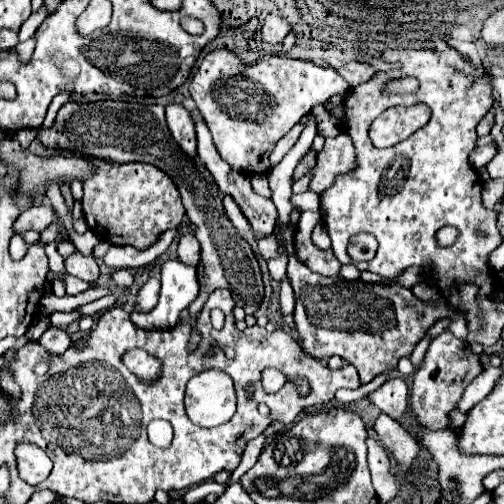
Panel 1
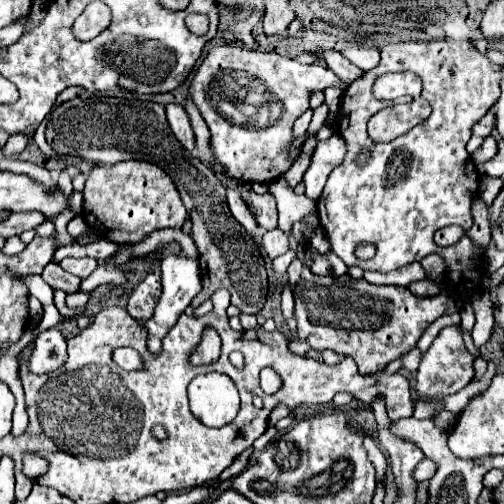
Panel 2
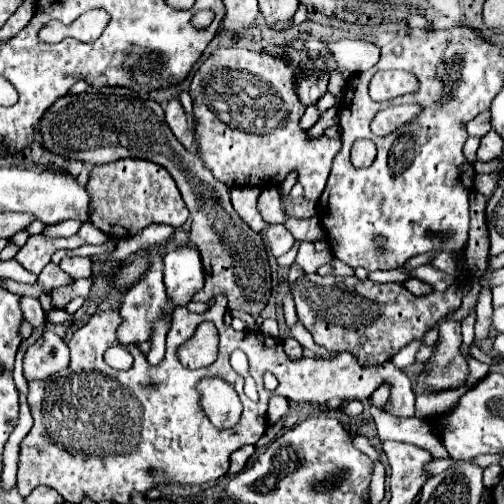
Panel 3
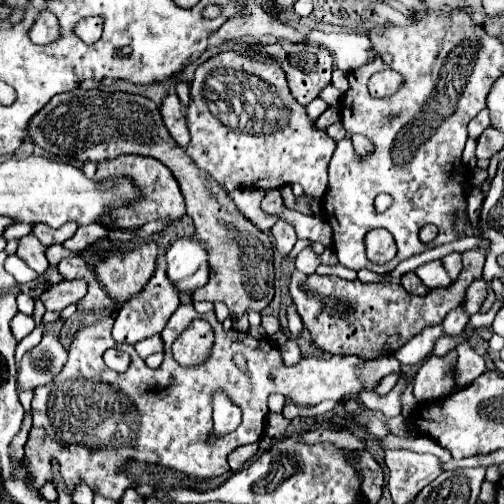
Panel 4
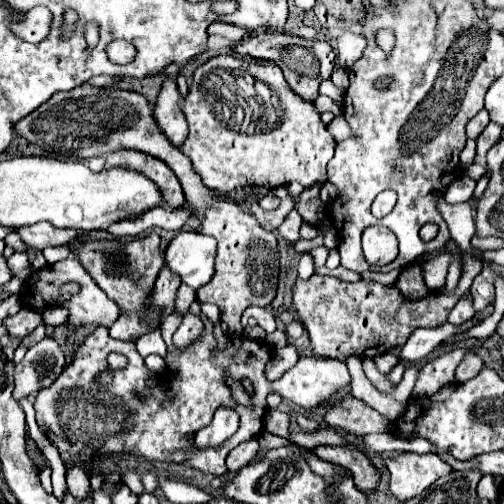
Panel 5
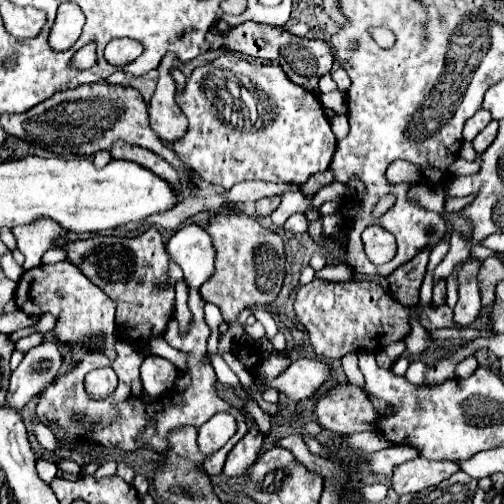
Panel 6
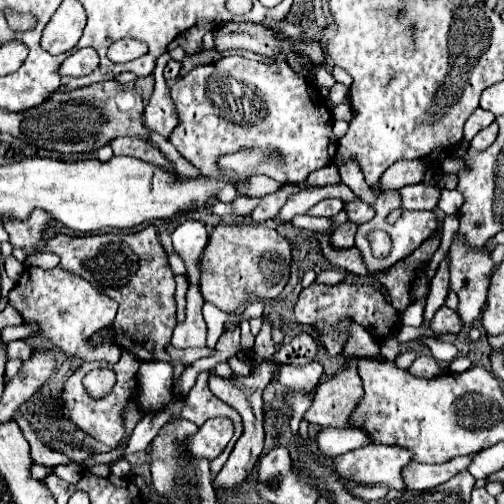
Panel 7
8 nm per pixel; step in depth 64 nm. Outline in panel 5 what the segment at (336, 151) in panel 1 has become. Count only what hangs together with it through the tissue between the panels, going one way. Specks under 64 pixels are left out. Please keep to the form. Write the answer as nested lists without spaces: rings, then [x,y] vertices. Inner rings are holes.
[[[222,54],[208,60],[196,68],[182,110],[190,124],[190,134],[180,150],[192,160],[194,170],[208,188],[228,194],[246,182],[270,188],[286,186],[290,182],[300,182],[302,186],[326,182],[326,164],[334,156],[336,142],[322,124],[314,104],[310,100],[300,100],[300,96],[288,88],[280,66],[274,62],[248,62],[240,68],[240,58],[234,54]],[[240,108],[242,112],[248,110],[250,118],[240,118]]]

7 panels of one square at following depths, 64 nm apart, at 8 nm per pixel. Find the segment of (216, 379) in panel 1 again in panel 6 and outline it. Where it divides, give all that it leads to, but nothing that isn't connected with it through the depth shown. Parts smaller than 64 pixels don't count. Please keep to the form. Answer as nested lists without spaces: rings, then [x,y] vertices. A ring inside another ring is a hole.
[[[216,414],[198,430],[198,448],[202,454],[210,456],[218,452],[236,432],[236,420],[232,414]]]

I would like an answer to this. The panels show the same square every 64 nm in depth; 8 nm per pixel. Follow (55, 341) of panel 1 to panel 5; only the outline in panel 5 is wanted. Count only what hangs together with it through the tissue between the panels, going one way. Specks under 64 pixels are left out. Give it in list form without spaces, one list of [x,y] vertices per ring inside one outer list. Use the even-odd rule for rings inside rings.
[[[50,336],[32,346],[14,368],[14,400],[20,402],[22,398],[38,394],[42,388],[50,386],[64,370],[64,364],[64,352]]]

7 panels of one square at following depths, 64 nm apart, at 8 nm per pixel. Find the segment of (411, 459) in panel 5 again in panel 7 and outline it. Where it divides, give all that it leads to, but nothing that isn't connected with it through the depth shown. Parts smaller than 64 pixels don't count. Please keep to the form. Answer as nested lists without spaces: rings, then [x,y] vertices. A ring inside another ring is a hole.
[[[460,456],[460,458],[452,458],[444,464],[420,464],[420,462],[410,462],[404,470],[402,470],[402,478],[408,486],[408,490],[426,490],[426,488],[434,488],[440,486],[444,482],[448,482],[452,476],[456,476],[458,472],[466,470],[468,464],[472,462],[474,456]]]

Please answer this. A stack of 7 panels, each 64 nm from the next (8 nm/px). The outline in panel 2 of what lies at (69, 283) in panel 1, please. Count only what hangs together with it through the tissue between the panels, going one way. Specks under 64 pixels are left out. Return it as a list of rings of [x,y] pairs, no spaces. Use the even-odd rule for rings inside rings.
[[[50,262],[42,274],[44,282],[48,282],[54,290],[60,288],[64,290],[66,294],[72,294],[72,292],[78,292],[78,286],[80,286],[80,278],[78,276],[72,276],[68,272],[64,272],[58,264]]]

